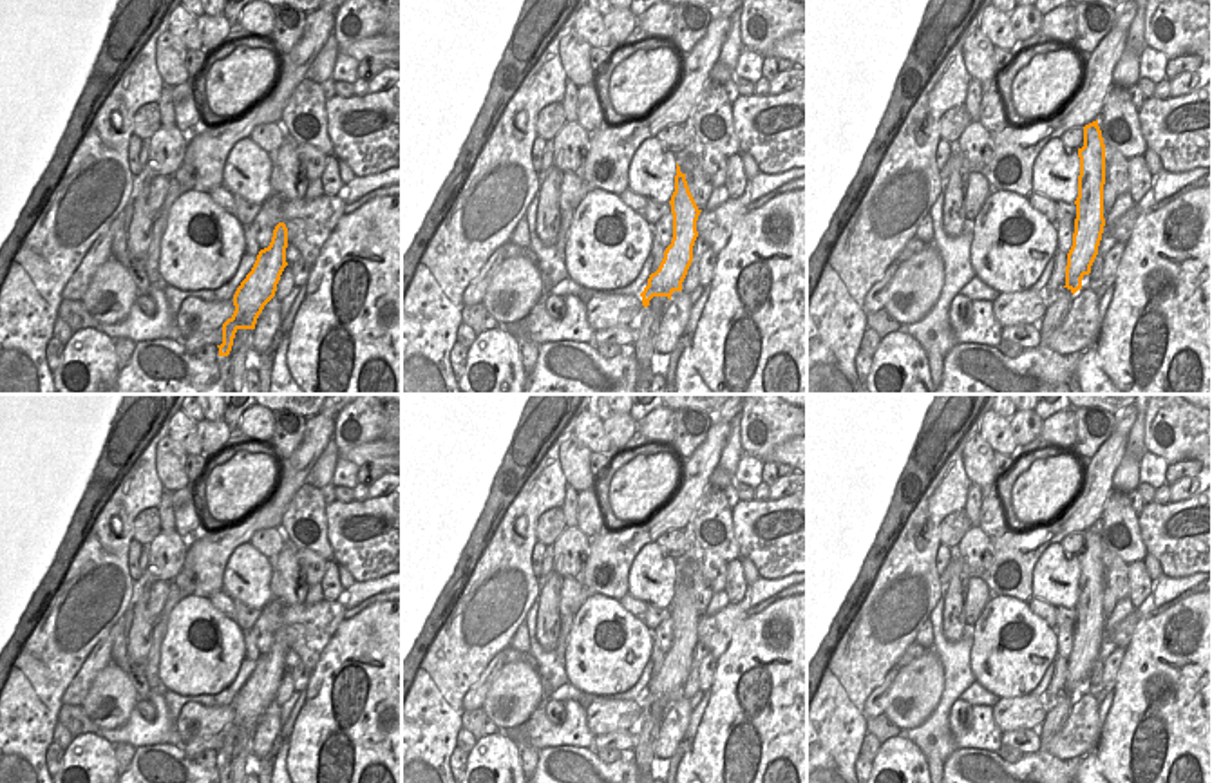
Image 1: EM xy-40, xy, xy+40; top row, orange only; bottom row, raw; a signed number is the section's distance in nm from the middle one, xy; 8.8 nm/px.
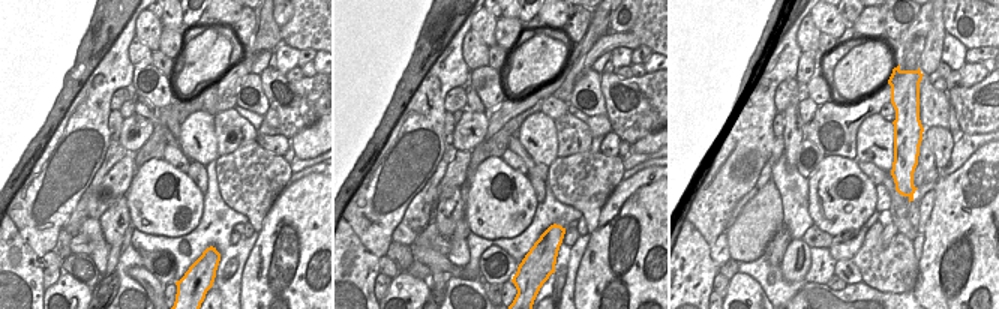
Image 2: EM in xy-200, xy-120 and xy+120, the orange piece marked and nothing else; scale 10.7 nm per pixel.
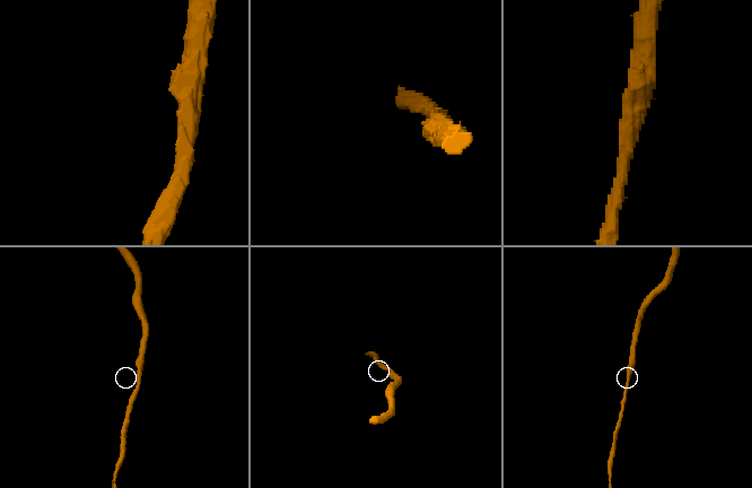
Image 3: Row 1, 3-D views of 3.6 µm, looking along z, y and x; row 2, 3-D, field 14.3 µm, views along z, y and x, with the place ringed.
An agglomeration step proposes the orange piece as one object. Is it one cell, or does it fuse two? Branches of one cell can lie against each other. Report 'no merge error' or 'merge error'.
no merge error

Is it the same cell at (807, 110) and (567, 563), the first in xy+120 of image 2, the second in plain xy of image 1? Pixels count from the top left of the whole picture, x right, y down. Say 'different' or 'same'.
same

